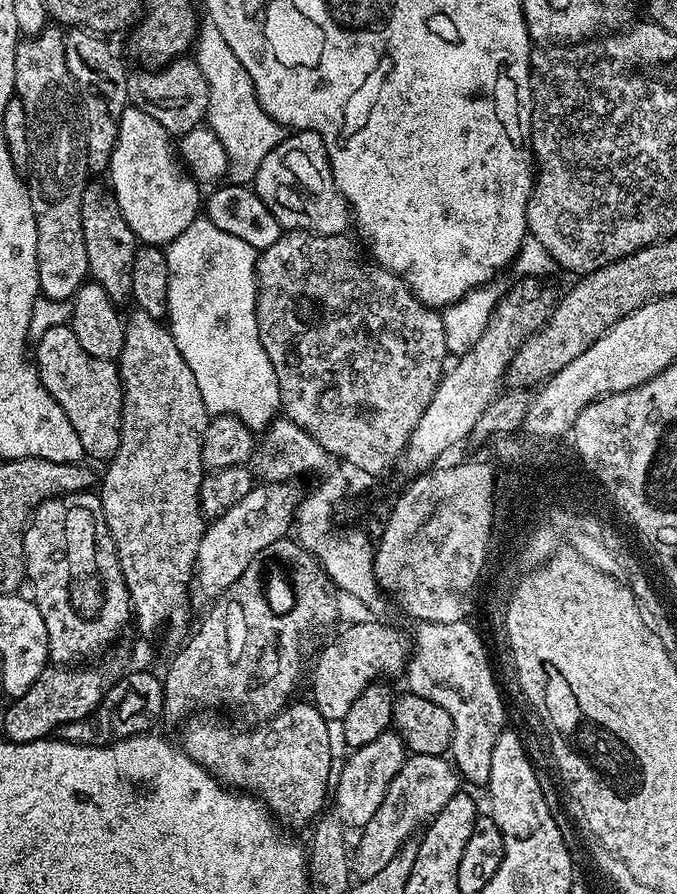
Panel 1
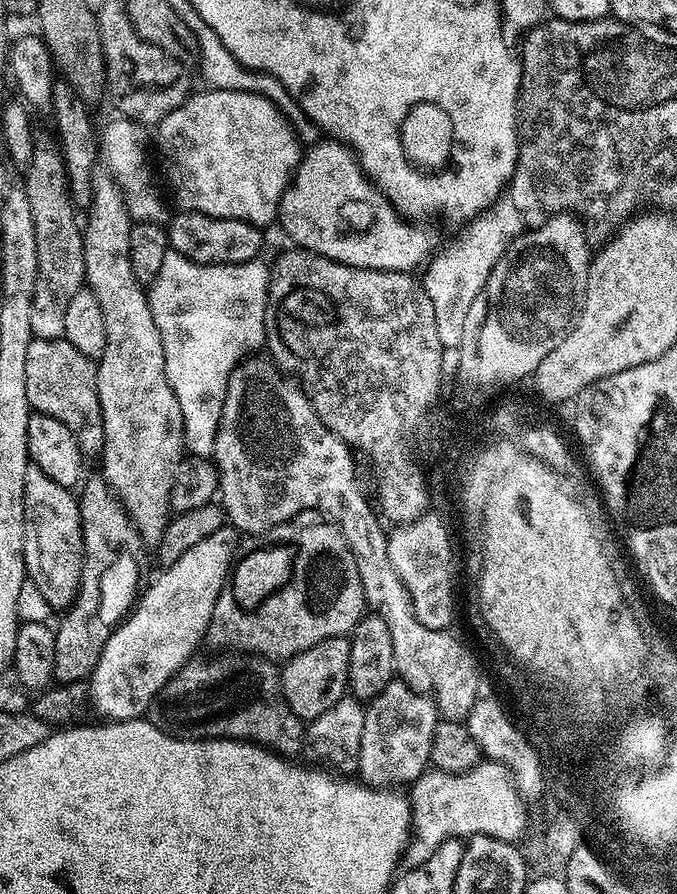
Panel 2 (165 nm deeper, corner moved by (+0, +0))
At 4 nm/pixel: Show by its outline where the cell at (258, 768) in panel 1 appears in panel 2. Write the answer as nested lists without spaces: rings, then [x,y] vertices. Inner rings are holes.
[[[212,654],[205,660],[193,658],[175,672],[162,686],[162,690],[152,700],[146,713],[158,730],[171,736],[181,736],[184,740],[205,738],[227,738],[229,740],[251,740],[261,744],[271,752],[279,752],[285,758],[292,758],[301,751],[304,742],[305,721],[290,710],[280,685],[281,669],[271,660],[251,654]]]

